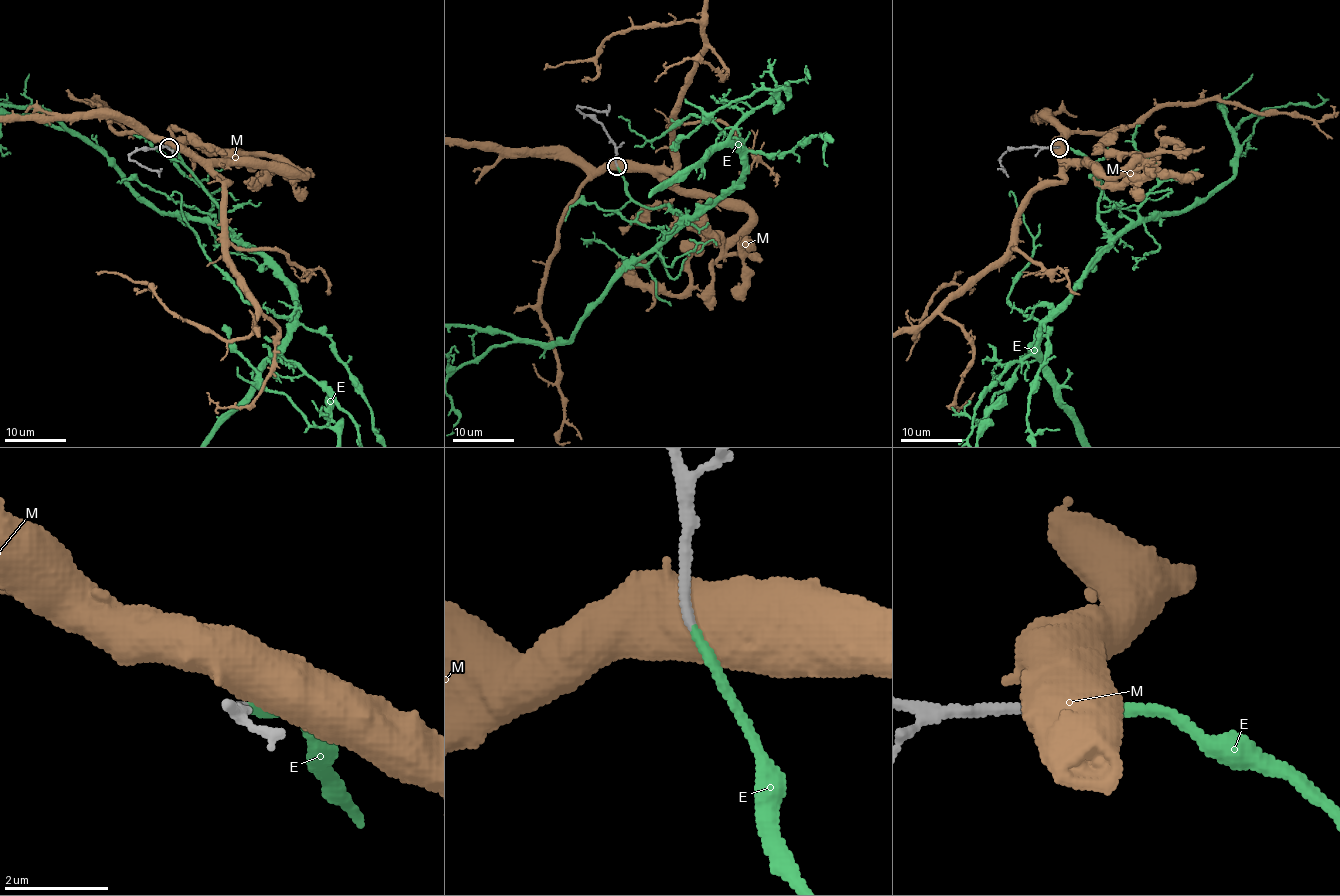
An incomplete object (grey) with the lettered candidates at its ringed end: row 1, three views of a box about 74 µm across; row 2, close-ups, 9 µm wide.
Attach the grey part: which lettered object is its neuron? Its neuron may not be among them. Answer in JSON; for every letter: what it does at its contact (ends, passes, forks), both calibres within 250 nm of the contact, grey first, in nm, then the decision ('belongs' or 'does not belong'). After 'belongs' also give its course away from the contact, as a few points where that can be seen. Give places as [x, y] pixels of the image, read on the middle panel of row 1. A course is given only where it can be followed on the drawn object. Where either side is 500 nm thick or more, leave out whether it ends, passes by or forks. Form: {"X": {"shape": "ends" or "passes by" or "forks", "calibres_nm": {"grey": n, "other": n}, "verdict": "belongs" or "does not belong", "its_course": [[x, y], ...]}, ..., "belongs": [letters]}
{"E": {"shape": "ends", "calibres_nm": {"grey": 200, "other": 170}, "verdict": "belongs"}, "M": {"calibres_nm": {"grey": 200, "other": 750}, "verdict": "does not belong"}, "belongs": ["E"]}

